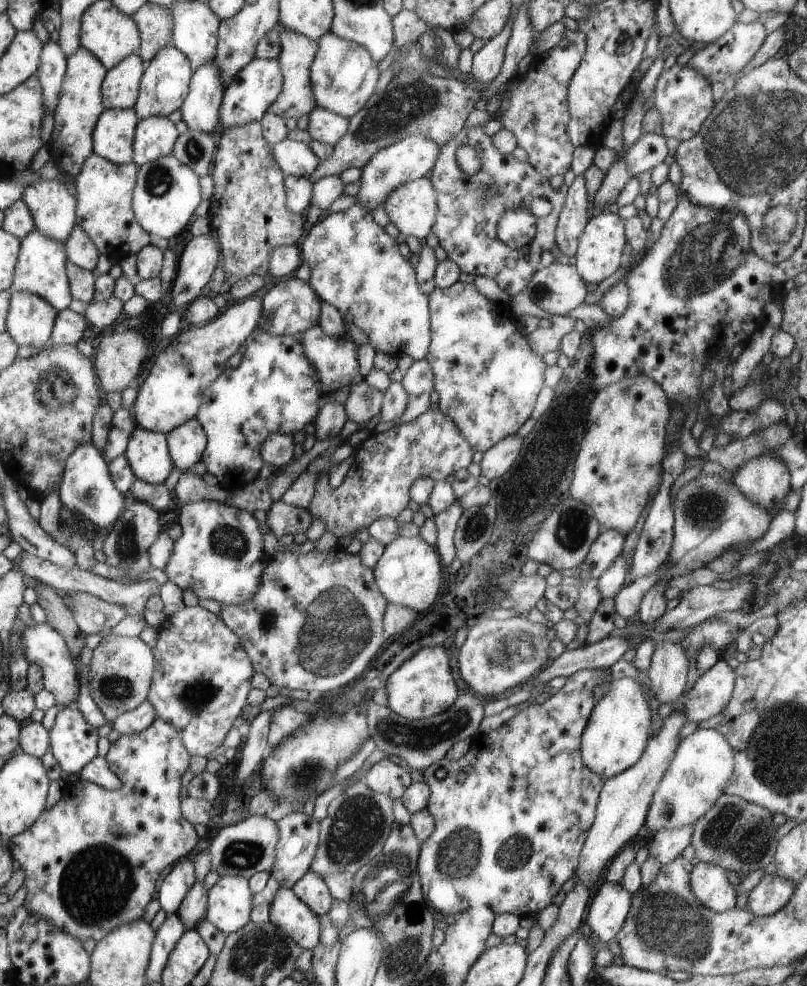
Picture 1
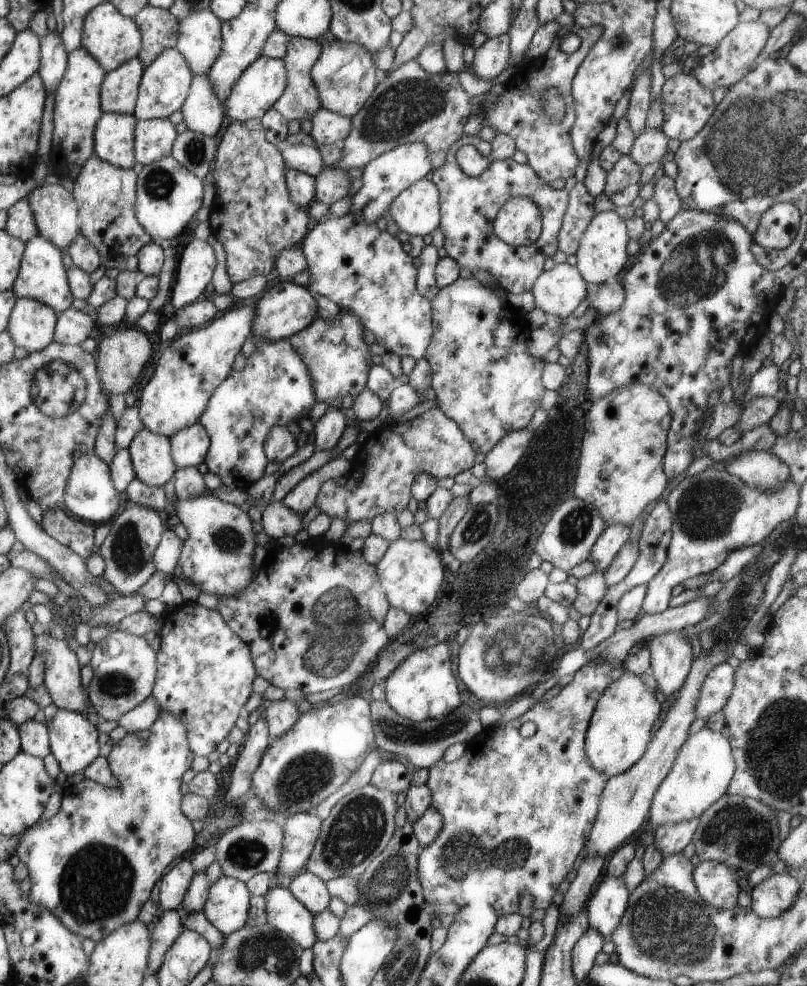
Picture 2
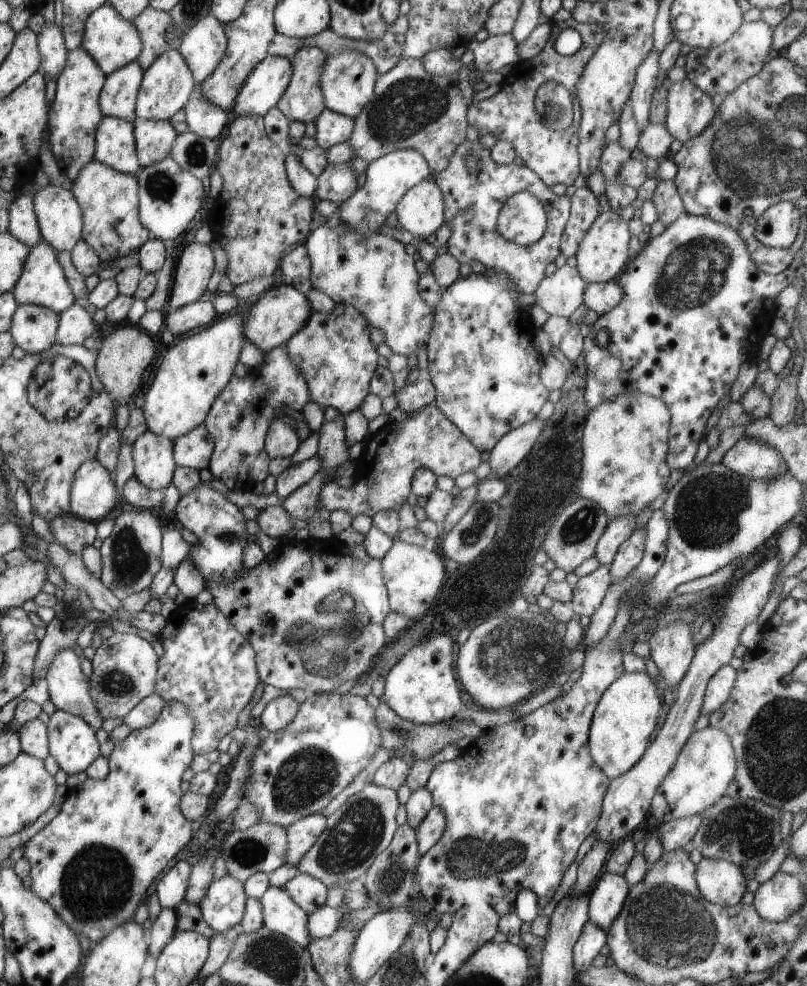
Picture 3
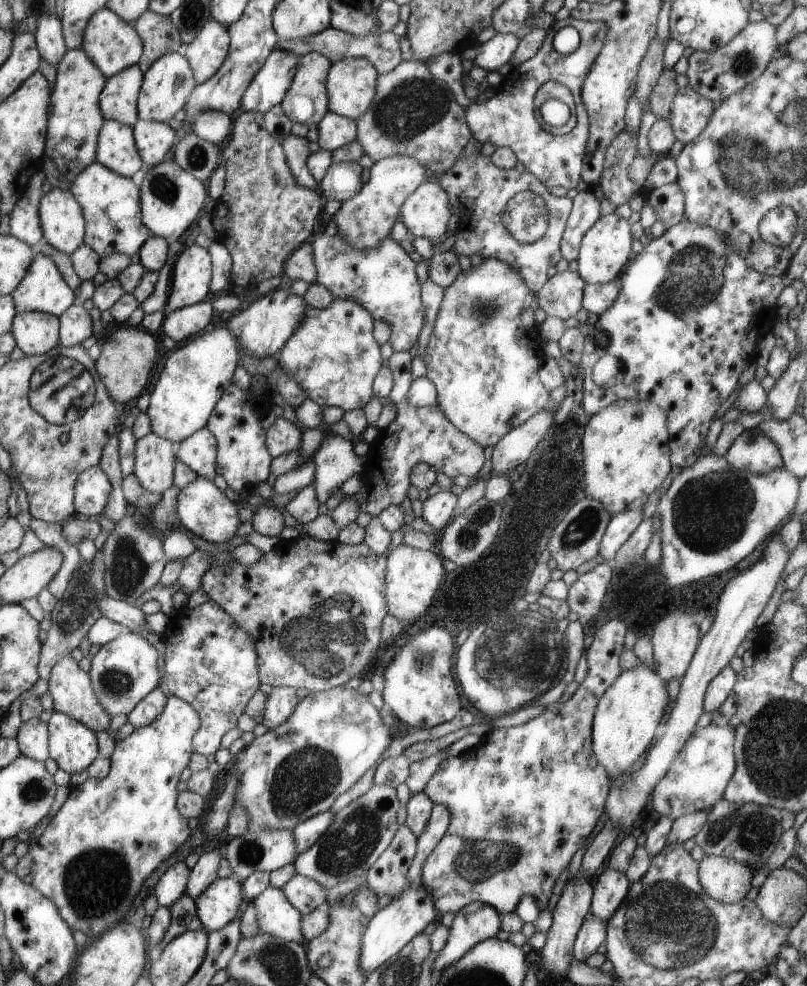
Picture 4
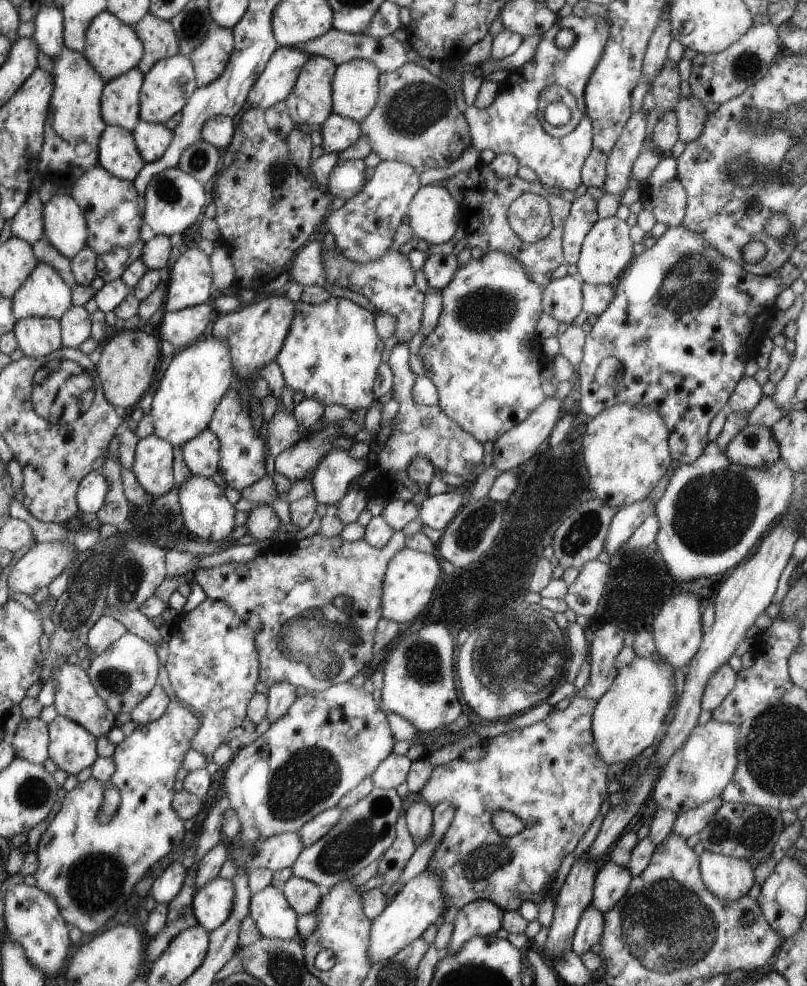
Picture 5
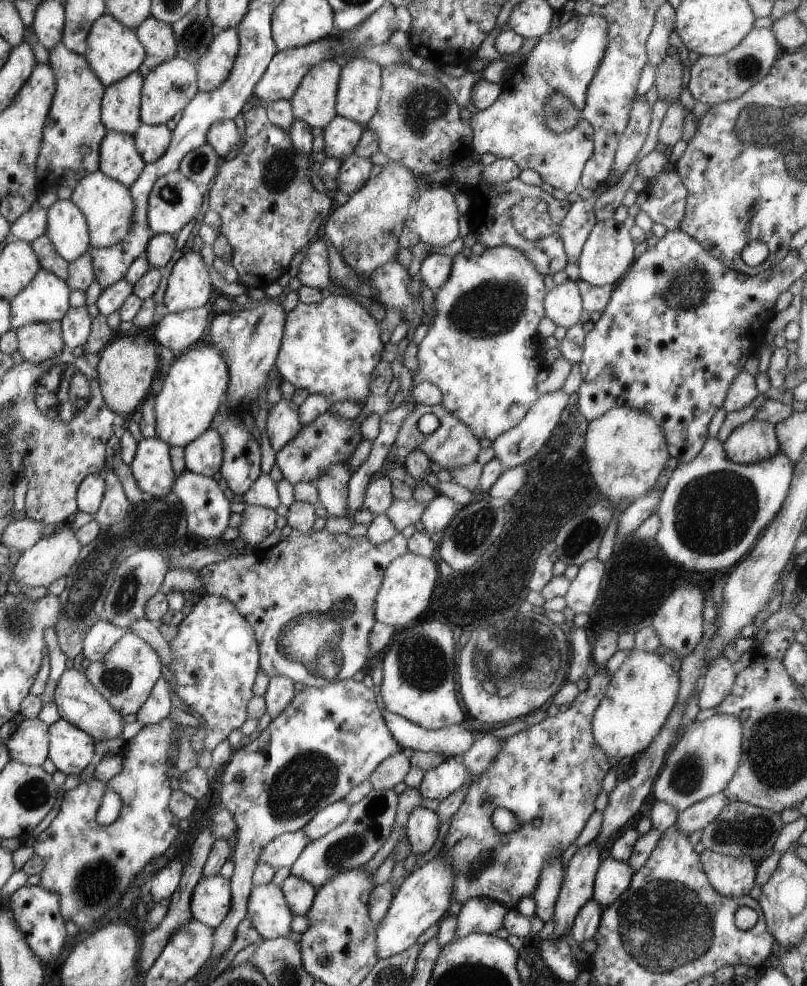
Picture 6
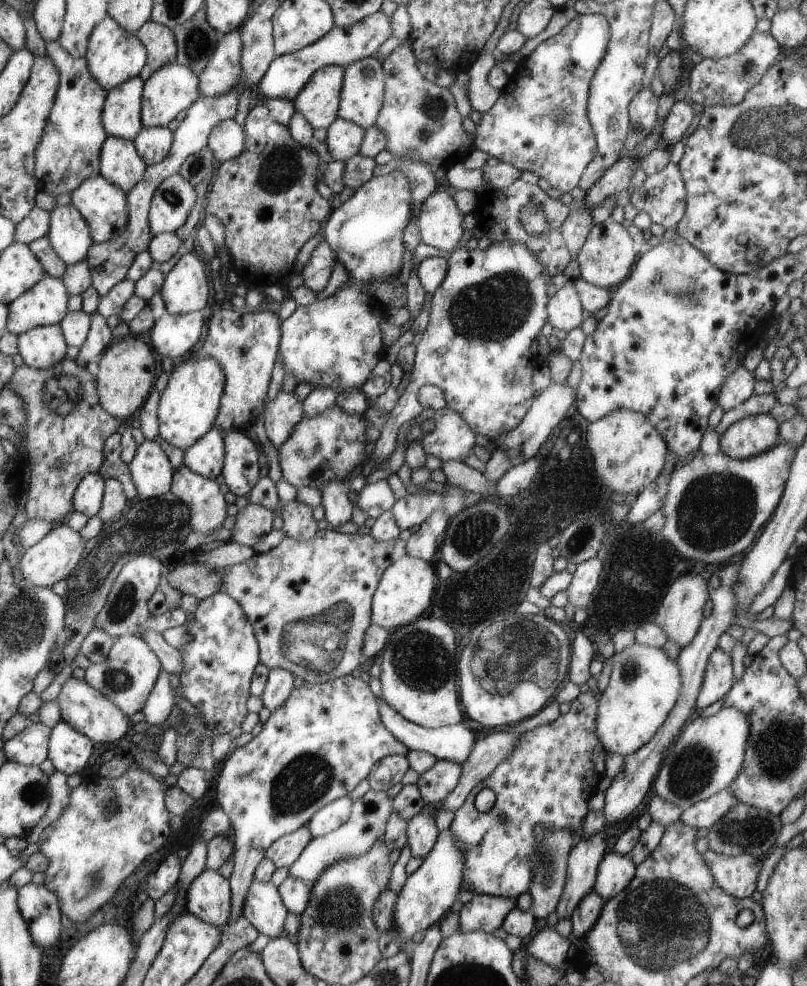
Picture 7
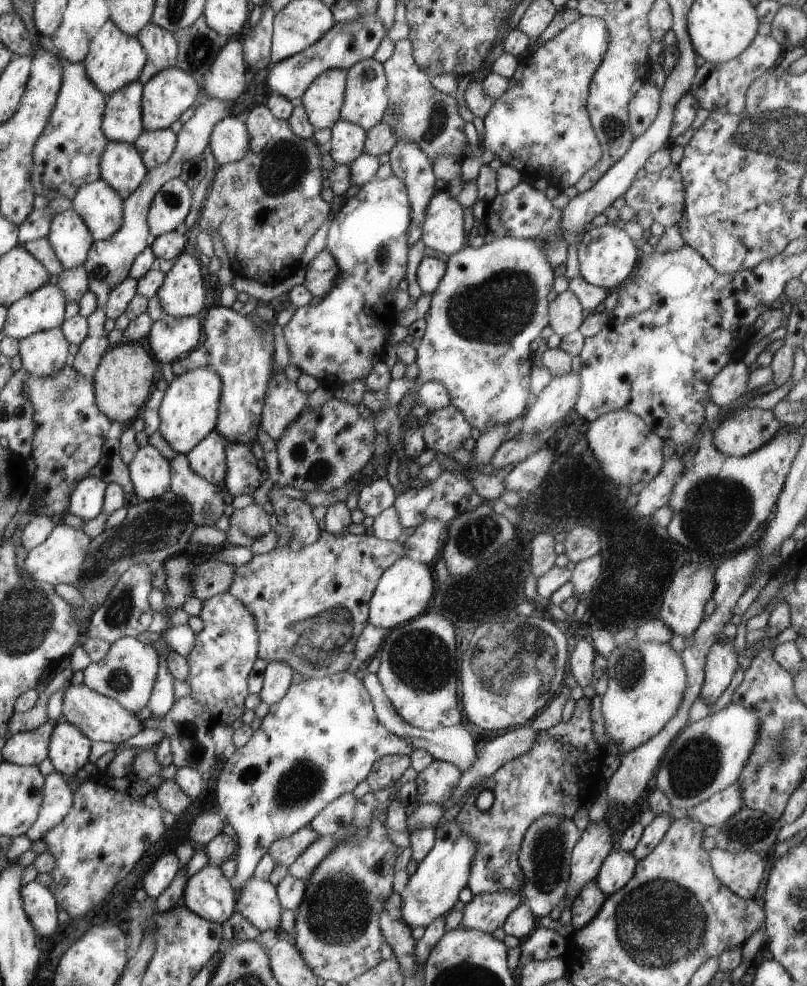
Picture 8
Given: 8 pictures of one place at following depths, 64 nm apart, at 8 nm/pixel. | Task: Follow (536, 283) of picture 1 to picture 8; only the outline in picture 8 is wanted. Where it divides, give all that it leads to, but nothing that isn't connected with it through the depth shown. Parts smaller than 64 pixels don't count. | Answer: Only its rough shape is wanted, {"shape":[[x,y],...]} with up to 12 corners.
{"shape":[[569,290],[548,305],[548,325],[562,337],[576,331],[583,307]]}

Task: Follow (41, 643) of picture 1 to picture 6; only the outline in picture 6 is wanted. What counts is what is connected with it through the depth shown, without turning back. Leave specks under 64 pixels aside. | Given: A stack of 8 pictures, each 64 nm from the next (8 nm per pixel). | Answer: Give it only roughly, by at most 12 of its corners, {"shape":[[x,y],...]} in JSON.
{"shape":[[65,669],[52,700],[94,742],[119,737],[122,716],[83,670]]}

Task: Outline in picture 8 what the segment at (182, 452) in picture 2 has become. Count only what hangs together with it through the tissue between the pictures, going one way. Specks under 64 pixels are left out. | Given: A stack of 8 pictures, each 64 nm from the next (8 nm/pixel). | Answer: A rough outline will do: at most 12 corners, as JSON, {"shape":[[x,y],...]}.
{"shape":[[213,428],[184,454],[195,474],[220,487],[226,440]]}

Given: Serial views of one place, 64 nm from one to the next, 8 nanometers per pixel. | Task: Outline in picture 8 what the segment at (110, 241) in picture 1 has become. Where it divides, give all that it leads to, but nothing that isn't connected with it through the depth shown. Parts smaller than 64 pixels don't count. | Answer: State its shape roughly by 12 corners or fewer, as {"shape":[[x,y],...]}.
{"shape":[[103,179],[71,200],[94,241],[121,224],[122,198]]}

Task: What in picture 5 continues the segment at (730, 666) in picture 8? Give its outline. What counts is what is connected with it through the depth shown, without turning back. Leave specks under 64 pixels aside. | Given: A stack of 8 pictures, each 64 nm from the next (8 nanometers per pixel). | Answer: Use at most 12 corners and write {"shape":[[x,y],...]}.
{"shape":[[720,664],[705,683],[700,709],[712,711],[731,692],[736,672]]}

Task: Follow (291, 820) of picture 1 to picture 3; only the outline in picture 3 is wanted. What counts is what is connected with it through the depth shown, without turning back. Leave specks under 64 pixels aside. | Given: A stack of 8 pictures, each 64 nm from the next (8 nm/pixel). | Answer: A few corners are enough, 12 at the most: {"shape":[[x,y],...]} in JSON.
{"shape":[[321,813],[299,818],[285,828],[285,863],[313,846],[323,832],[326,818]]}

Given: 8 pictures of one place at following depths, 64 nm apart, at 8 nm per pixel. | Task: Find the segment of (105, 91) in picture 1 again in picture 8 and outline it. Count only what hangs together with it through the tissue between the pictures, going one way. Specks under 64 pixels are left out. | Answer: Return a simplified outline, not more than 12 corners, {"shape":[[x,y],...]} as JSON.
{"shape":[[142,85],[106,97],[107,141],[132,145],[141,134]]}

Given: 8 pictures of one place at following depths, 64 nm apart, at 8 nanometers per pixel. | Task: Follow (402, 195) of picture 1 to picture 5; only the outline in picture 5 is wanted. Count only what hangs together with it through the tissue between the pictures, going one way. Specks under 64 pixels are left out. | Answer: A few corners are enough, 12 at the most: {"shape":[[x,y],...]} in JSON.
{"shape":[[441,183],[420,186],[404,221],[418,239],[441,244],[458,225],[458,204]]}

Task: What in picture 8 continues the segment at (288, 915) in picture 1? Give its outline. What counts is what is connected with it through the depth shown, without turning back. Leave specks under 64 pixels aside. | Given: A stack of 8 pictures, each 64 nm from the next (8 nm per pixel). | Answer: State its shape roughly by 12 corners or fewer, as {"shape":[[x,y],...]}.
{"shape":[[251,875],[234,910],[261,932],[277,931],[276,886]]}

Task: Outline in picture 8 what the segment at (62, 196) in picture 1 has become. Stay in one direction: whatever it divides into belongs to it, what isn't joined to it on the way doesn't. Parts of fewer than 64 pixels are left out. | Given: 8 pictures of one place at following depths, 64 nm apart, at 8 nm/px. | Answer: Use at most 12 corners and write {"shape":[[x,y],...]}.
{"shape":[[72,208],[45,237],[63,269],[82,265],[94,241]]}

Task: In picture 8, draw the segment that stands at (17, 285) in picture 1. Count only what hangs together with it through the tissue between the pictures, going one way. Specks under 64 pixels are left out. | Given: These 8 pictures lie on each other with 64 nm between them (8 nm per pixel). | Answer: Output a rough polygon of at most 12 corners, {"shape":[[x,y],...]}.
{"shape":[[53,279],[8,306],[4,336],[60,327],[65,303]]}

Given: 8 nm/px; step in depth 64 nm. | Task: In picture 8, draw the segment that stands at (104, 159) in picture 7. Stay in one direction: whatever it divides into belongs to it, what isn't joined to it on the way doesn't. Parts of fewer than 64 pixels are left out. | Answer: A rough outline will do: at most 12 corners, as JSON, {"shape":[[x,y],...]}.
{"shape":[[107,141],[100,178],[122,199],[146,166],[129,143]]}

